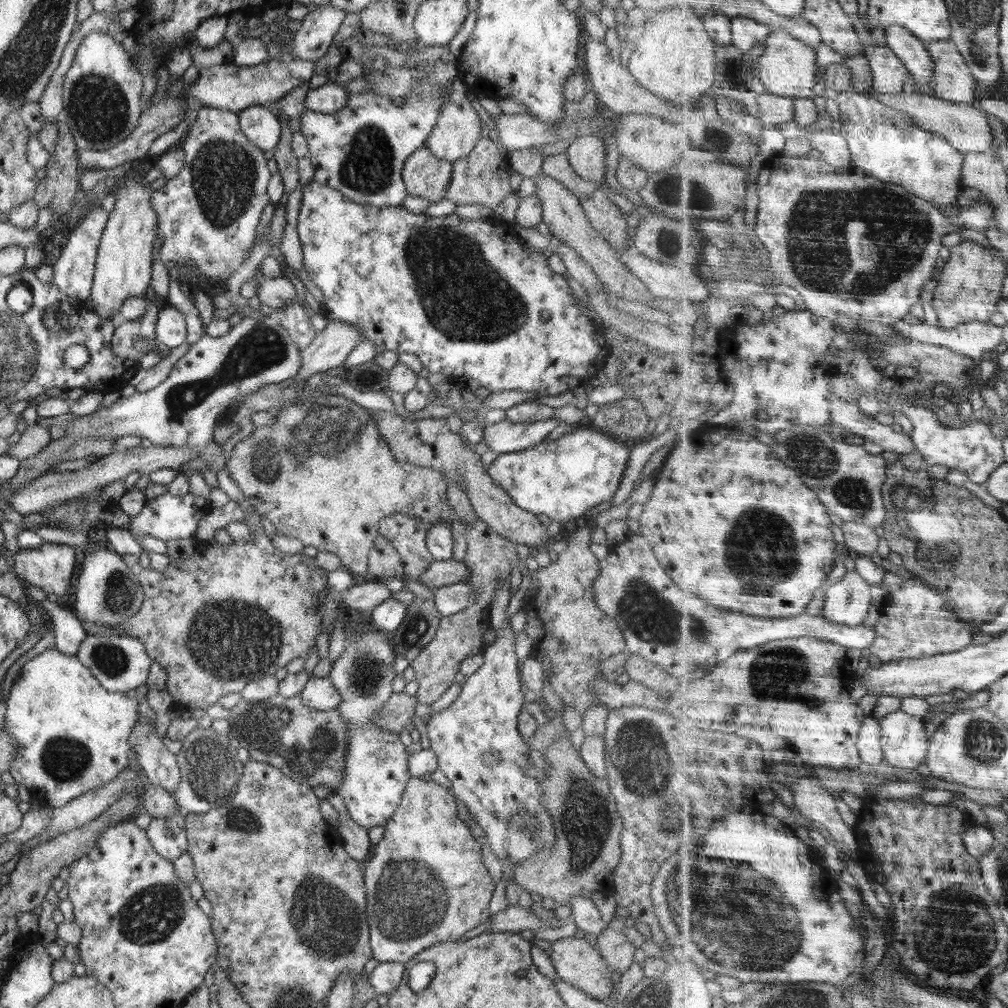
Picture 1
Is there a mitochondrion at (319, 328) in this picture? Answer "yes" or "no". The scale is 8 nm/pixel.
no

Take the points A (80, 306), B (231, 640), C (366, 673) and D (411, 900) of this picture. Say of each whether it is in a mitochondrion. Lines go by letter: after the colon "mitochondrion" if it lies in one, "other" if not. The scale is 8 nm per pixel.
A: other
B: mitochondrion
C: mitochondrion
D: mitochondrion

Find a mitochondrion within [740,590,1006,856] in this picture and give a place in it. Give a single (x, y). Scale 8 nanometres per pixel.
(781, 674)

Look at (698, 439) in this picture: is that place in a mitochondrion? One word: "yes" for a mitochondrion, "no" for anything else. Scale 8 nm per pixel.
no

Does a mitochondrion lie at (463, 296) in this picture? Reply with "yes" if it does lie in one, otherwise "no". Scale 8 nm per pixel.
yes

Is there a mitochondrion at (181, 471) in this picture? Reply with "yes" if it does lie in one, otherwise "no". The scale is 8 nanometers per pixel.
no

